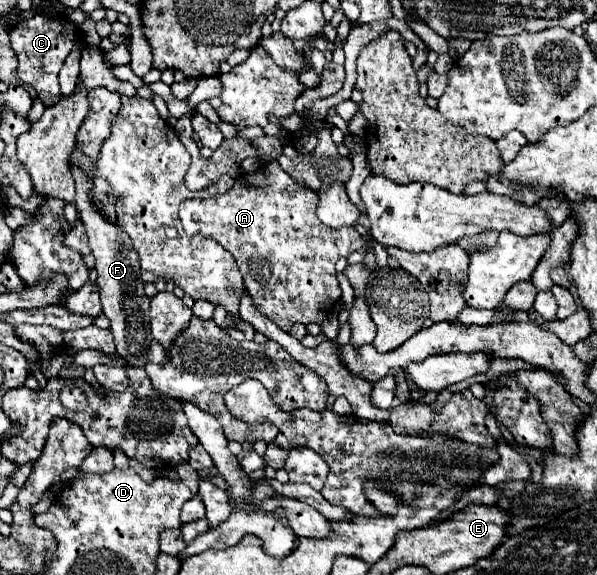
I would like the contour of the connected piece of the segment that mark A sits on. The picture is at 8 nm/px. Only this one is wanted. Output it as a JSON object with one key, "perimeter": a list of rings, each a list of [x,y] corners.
{"perimeter":[[[277,160],[269,164],[261,164],[255,174],[239,174],[235,178],[235,184],[229,192],[223,192],[221,196],[209,196],[209,198],[195,198],[185,200],[179,208],[179,216],[185,228],[185,234],[201,234],[219,240],[233,258],[237,260],[237,266],[247,292],[253,296],[255,306],[269,316],[279,328],[289,332],[289,328],[295,322],[301,324],[321,324],[327,316],[327,310],[339,302],[341,288],[335,276],[335,262],[339,256],[349,256],[351,252],[359,250],[359,246],[365,246],[363,236],[353,228],[327,228],[321,224],[321,220],[315,214],[317,210],[317,194],[305,186],[299,186],[281,166]]]}

